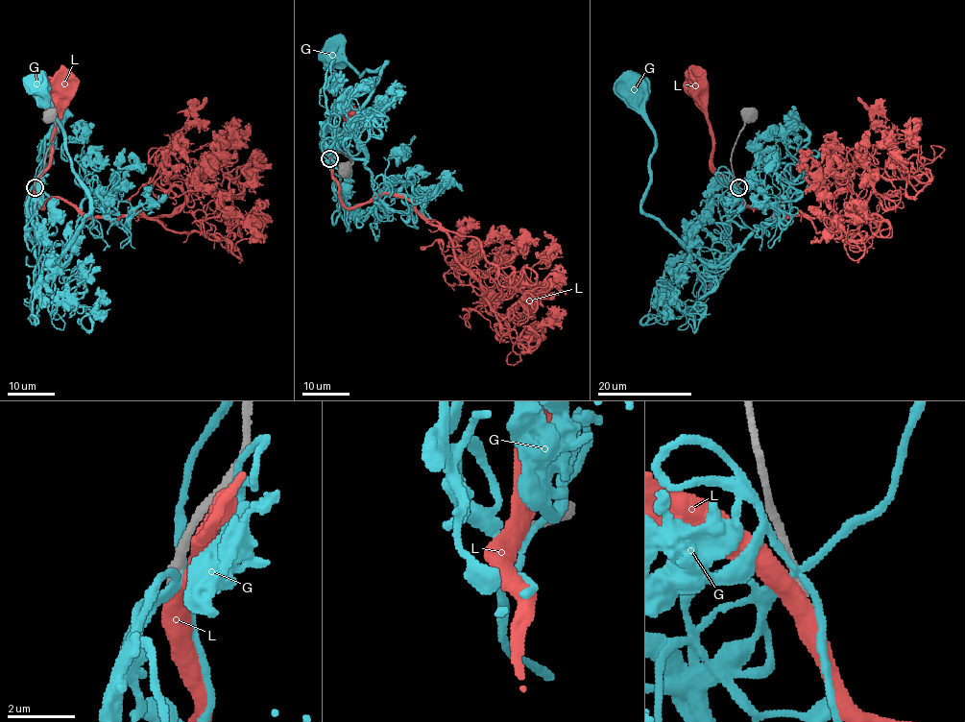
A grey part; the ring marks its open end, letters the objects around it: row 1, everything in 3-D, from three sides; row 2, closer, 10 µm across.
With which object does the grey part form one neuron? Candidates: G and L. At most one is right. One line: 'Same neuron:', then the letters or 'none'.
Same neuron: none

